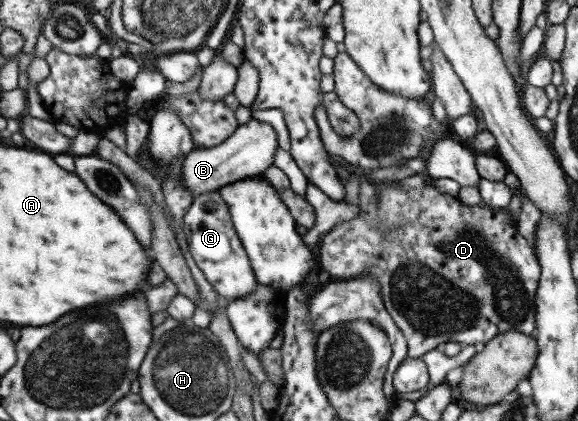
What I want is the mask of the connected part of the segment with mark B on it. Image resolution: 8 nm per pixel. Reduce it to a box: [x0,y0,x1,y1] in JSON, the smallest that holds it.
[180,118,278,197]

